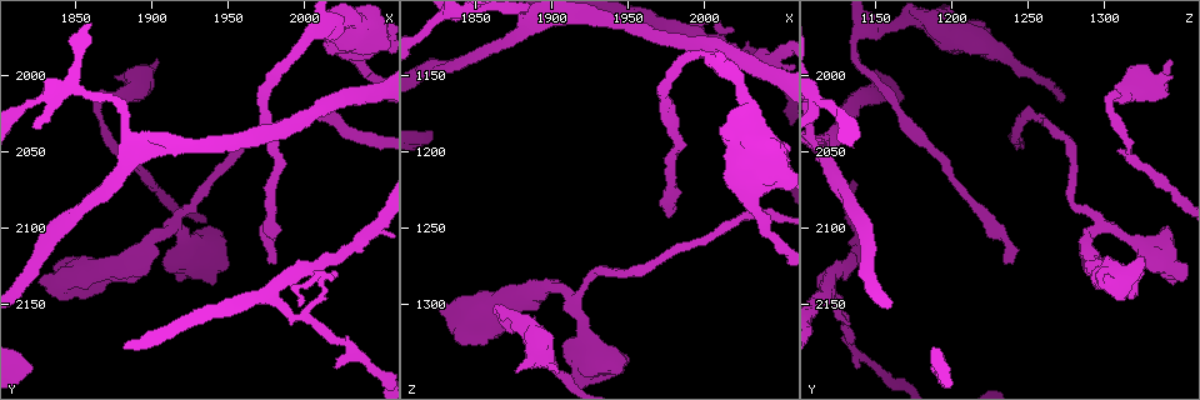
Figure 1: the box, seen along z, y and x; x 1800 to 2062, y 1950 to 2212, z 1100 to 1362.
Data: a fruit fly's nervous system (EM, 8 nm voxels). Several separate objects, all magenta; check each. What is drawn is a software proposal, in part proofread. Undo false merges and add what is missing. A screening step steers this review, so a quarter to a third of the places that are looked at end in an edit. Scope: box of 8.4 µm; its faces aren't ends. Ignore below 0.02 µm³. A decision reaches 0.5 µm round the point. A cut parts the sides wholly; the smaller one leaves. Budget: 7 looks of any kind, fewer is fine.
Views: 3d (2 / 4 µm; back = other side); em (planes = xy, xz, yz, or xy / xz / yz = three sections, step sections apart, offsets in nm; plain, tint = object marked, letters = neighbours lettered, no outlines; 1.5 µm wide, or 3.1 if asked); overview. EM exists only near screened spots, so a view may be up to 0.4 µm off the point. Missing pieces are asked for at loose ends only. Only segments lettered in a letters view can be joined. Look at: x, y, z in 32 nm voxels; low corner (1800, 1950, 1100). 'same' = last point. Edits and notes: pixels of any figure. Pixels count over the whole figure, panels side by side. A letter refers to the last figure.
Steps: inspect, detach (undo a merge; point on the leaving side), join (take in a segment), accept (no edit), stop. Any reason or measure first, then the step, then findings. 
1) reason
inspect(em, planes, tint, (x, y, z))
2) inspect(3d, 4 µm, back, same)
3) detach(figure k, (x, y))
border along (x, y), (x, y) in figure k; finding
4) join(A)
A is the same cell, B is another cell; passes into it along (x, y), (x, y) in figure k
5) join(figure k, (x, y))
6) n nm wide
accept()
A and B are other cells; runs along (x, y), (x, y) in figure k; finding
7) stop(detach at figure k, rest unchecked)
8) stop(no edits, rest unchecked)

free end
inspect(3d, 2 µm, (1820, 2192, 1186))

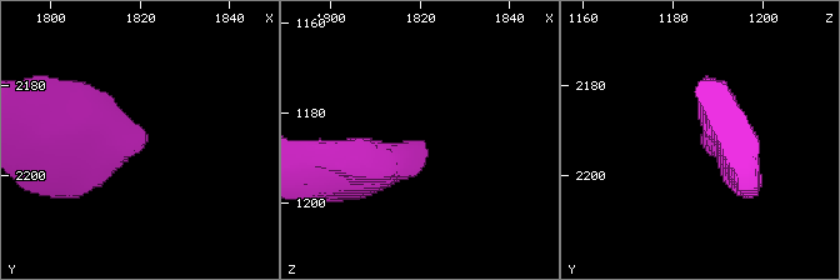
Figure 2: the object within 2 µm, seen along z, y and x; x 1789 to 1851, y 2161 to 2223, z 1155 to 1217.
inspect(em, planes, letters, (1820, 2193, 1187))

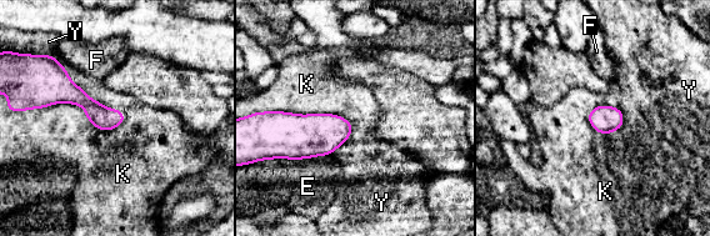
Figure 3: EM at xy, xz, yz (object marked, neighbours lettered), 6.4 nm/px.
150 nm wide
accept()
E, F, K and Y are other cells; border along (33, 109), (125, 120) in figure 3; none of them fits

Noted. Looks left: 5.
inspect(em, planes, letters, (1980, 2122, 1236))

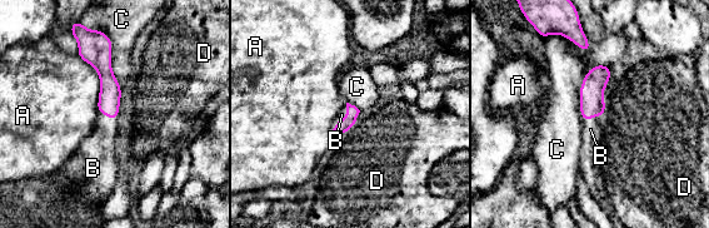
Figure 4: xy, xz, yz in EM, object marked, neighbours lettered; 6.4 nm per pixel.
join(B)
B is the same cell, A, C and D are other cells; passes into it along (345, 124), (341, 119), (341, 114) in figure 4; the neuron continues

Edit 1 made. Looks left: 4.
inspect(overview)

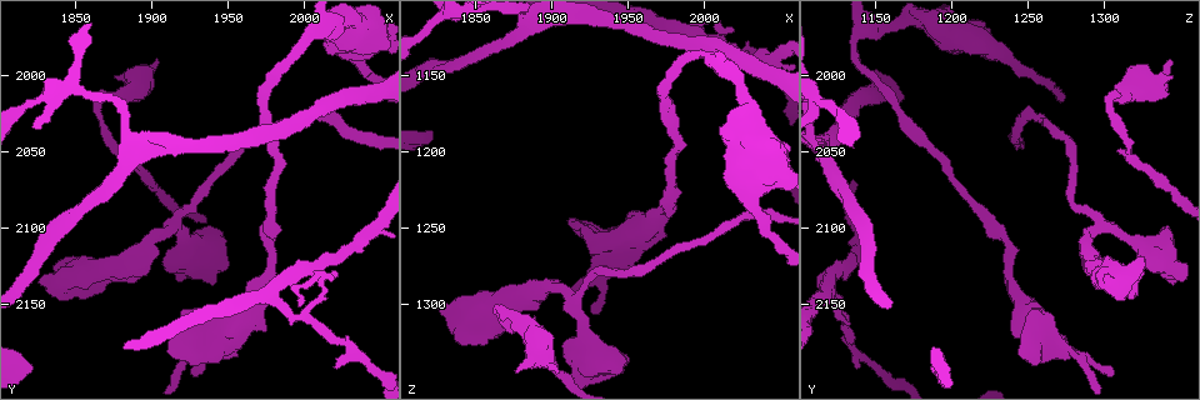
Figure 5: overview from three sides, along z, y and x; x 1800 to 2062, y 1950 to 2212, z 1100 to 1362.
branch stops here
inspect(em, planes, letters, (1904, 1988, 1344))

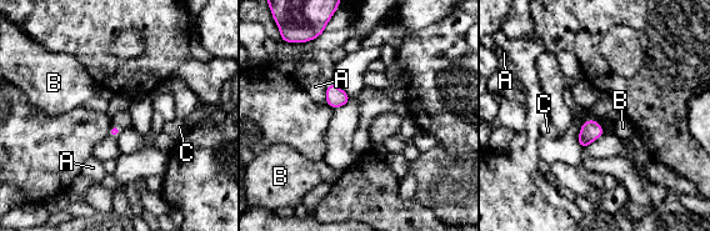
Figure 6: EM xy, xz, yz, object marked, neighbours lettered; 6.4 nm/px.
accept()
A, B and C are other cells; no lettered segment goes on from it

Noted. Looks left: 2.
stop(join at figure 4, rest unchecked)

